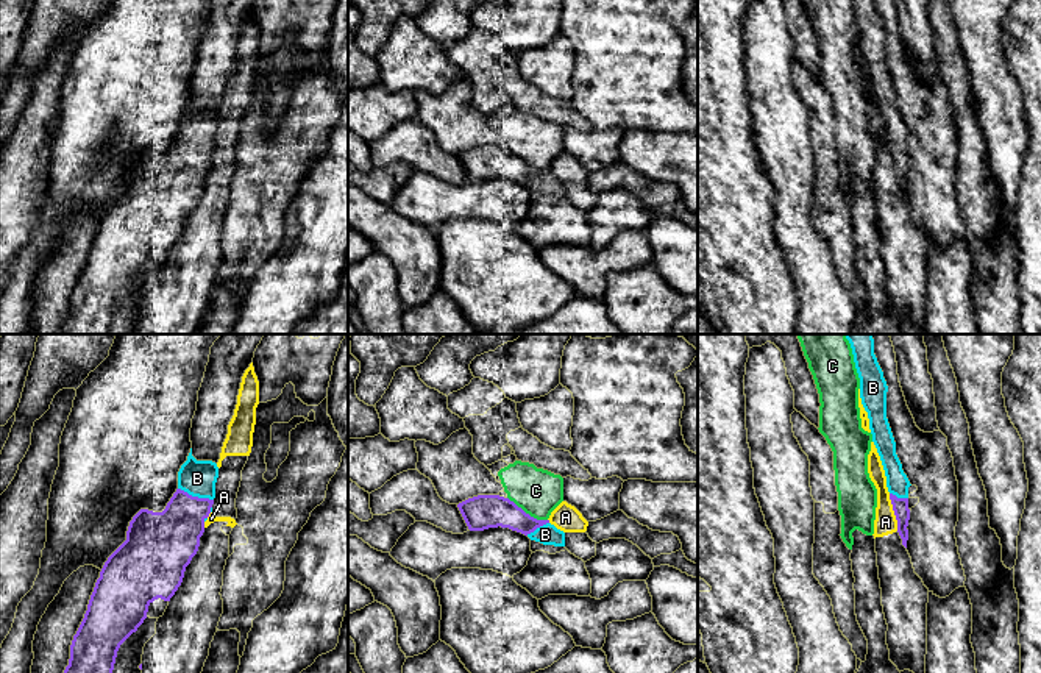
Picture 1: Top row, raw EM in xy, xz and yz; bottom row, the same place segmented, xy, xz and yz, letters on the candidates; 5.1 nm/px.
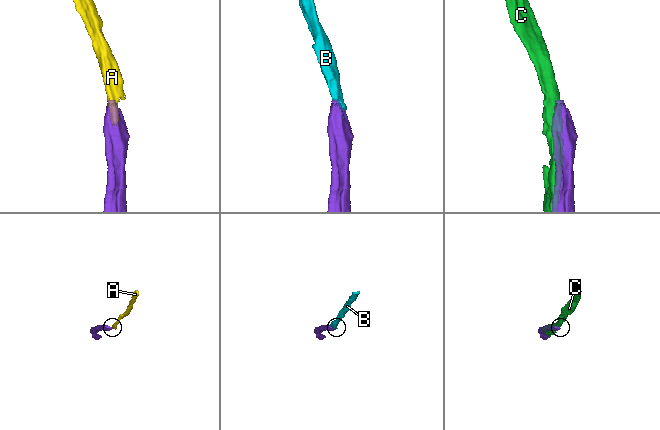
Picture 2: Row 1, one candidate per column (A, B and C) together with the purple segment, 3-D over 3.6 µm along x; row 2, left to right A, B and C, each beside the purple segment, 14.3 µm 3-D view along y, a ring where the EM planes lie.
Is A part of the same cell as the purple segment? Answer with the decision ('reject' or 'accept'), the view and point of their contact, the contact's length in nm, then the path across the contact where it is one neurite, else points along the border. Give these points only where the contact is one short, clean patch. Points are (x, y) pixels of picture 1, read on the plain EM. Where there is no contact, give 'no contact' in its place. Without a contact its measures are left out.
reject; contact yz (895, 163); length 200 nm; border yz (888, 144), (898, 180)

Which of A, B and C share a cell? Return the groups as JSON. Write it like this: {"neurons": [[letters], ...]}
{"neurons": [["A"], ["B"], ["C"]]}

